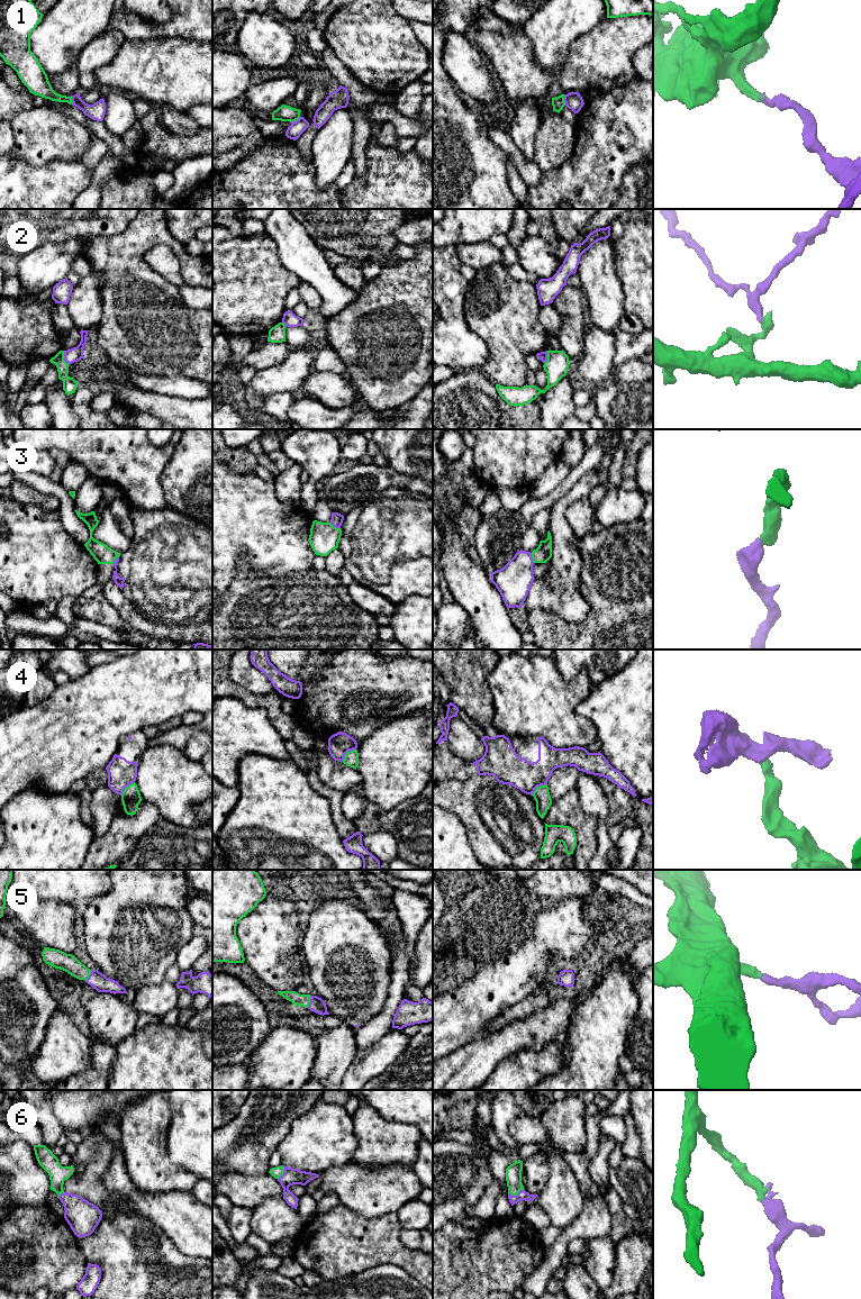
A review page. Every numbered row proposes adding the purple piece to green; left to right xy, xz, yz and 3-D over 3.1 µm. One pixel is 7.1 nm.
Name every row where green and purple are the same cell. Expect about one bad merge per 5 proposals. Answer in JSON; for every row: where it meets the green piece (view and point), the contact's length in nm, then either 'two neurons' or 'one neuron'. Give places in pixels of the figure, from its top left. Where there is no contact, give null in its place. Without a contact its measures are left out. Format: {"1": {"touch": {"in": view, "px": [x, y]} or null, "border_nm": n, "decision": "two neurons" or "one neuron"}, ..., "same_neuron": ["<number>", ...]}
{"1": {"touch": {"in": "yz", "px": [563, 100]}, "border_nm": 80, "decision": "two neurons"}, "2": {"touch": {"in": "xy", "px": [63, 357]}, "border_nm": 110, "decision": "two neurons"}, "3": {"touch": {"in": "xz", "px": [335, 527]}, "border_nm": 90, "decision": "one neuron"}, "4": {"touch": {"in": "xz", "px": [346, 753]}, "border_nm": 140, "decision": "two neurons"}, "5": {"touch": {"in": "xz", "px": [309, 1001]}, "border_nm": 90, "decision": "one neuron"}, "6": {"touch": {"in": "yz", "px": [515, 1195]}, "border_nm": 120, "decision": "one neuron"}, "same_neuron": ["3", "5", "6"]}

